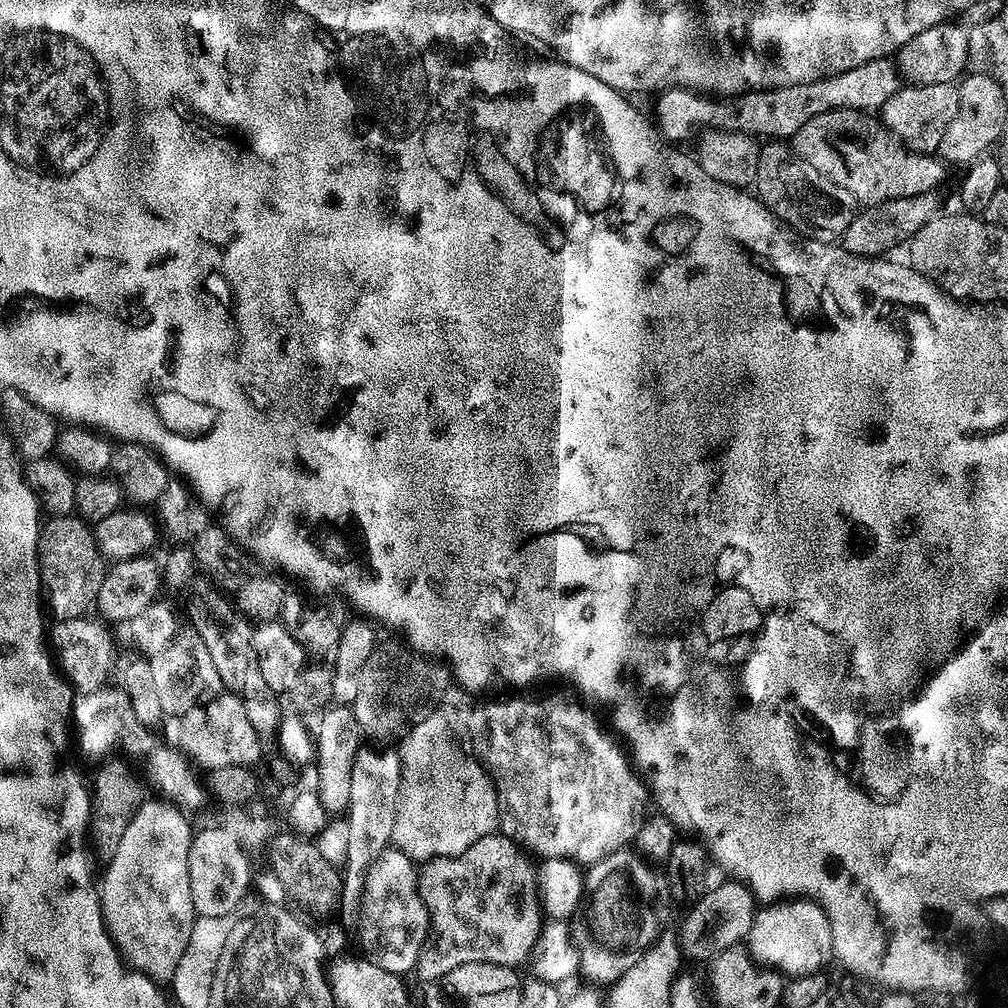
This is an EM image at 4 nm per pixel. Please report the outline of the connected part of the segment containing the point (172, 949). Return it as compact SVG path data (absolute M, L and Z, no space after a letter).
M165 800L143 801L132 816L130 824L119 839L111 859L105 865L106 872L100 897L100 914L107 936L121 956L133 970L152 982L171 981L191 932L196 915L193 899L190 898L188 852L192 829L184 818L185 813Z

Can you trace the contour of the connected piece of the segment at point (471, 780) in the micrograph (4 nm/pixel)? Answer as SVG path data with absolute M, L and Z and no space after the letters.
M429 714L399 741L400 783L396 789L396 816L392 819L391 843L413 862L432 860L436 856L457 856L474 846L478 838L497 831L496 790L492 781L484 767L461 747L458 740L456 745L455 739L457 737L448 727L448 720L443 714Z

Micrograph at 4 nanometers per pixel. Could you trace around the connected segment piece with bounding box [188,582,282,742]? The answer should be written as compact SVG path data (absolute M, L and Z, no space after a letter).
M203 582L196 588L196 596L192 596L188 600L188 616L190 619L190 627L199 634L202 642L206 642L206 650L210 650L210 659L214 662L214 670L218 670L218 678L221 685L229 693L239 696L240 701L244 703L246 710L246 718L250 718L250 726L254 726L254 730L260 735L261 741L268 742L268 739L275 737L280 731L282 723L282 713L280 714L280 704L277 693L270 690L270 686L266 686L266 678L262 678L262 670L256 661L256 651L252 645L252 634L254 631L250 621L241 616L231 603L228 604L223 600L225 597L211 583Z

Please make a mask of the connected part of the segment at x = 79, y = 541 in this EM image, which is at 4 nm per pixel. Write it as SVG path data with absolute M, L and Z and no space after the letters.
M53 516L43 521L36 547L36 561L40 563L43 603L49 613L53 612L56 620L73 620L84 616L87 608L95 605L106 571L106 561L96 549L93 529L79 516Z

